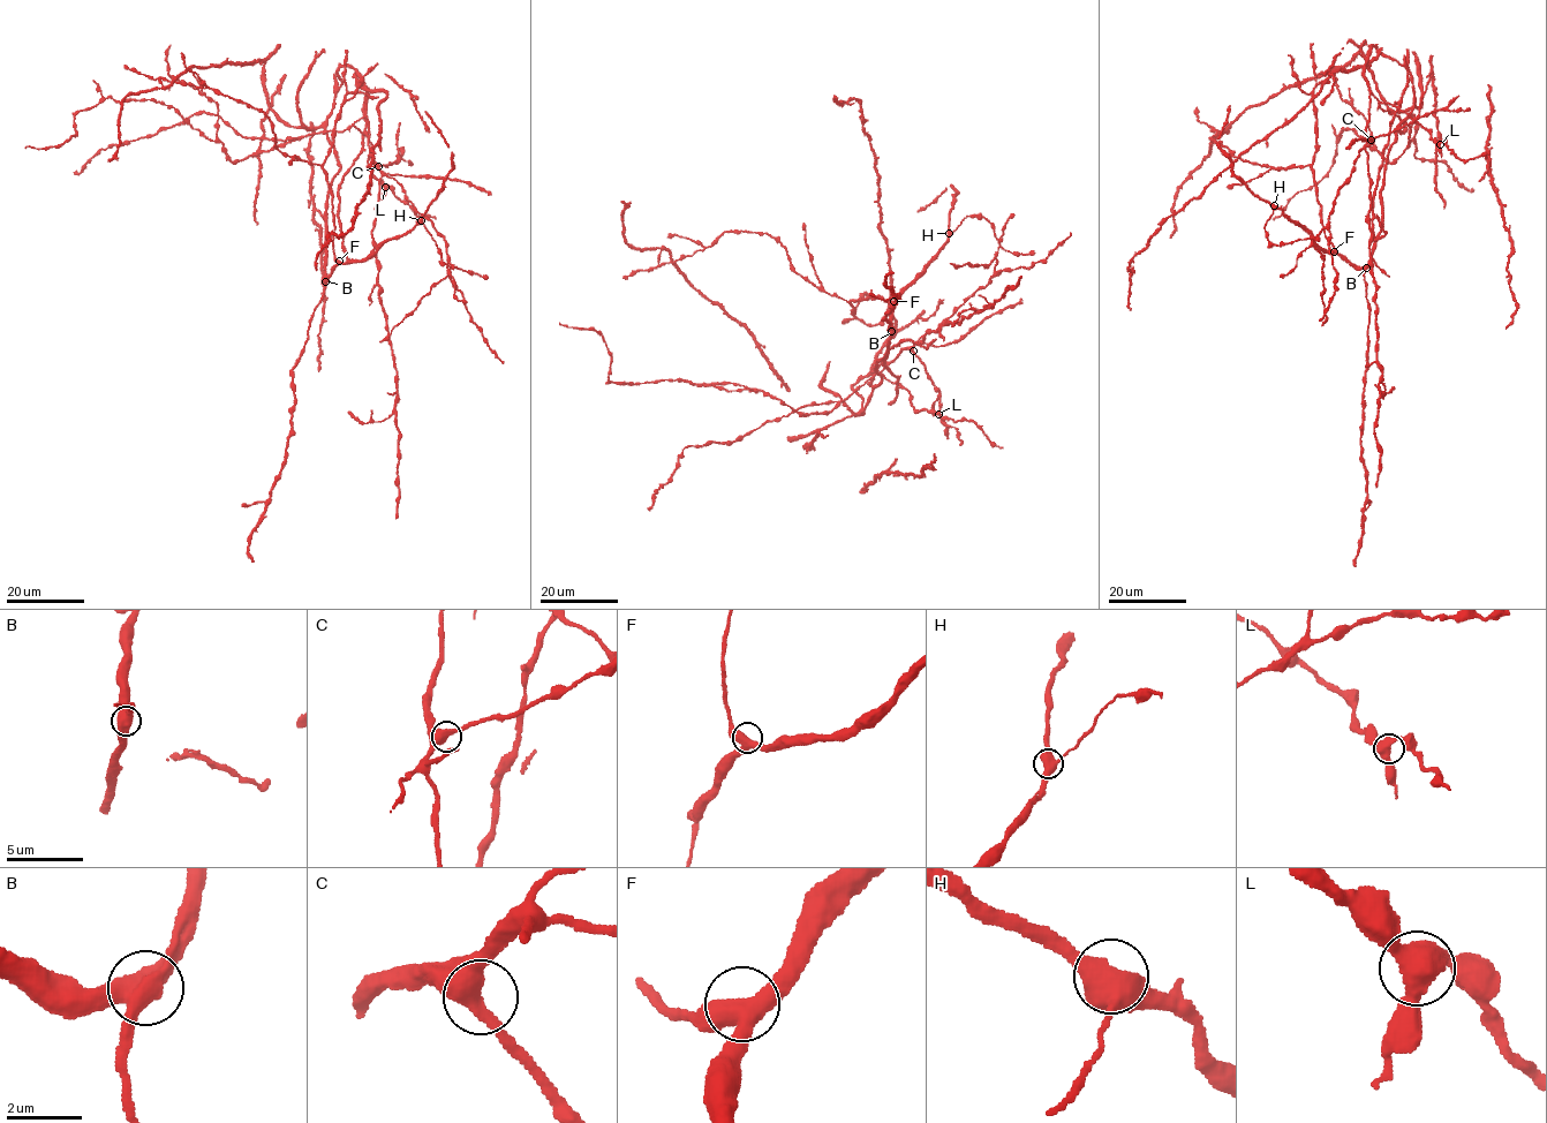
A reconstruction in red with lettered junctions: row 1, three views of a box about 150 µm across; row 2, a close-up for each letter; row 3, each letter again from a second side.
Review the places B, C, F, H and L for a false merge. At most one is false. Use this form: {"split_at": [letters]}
{"split_at": []}

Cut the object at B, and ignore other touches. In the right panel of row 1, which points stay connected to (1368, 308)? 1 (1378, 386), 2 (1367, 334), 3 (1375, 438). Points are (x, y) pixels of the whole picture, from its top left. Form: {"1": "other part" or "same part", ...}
{"1": "other part", "2": "same part", "3": "other part"}

